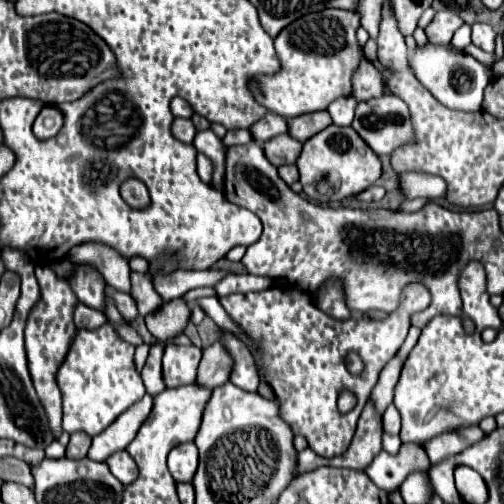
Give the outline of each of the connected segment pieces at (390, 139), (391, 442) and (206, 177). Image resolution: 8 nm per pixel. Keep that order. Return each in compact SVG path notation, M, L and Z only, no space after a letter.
M383 94L381 98L373 98L367 102L359 102L357 110L355 110L355 120L353 120L353 128L357 130L357 134L367 142L367 146L373 148L375 154L383 156L391 156L397 148L415 142L415 128L411 122L411 114L407 104L393 96L393 94Z
M385 434L385 436L383 436L383 450L385 450L385 452L389 452L389 454L399 454L399 448L401 448L399 436L391 436L391 434Z
M197 154L197 172L199 172L199 178L201 178L205 184L211 182L213 166L211 166L211 160L209 160L205 154Z

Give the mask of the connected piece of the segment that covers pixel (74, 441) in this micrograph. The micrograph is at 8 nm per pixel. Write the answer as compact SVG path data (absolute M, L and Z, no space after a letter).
M77 432L77 434L71 434L71 440L67 444L67 458L85 458L87 456L87 450L91 446L91 438L83 432Z

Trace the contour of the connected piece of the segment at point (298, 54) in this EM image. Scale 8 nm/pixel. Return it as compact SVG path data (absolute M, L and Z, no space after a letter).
M323 10L315 14L307 14L295 22L291 22L283 32L275 38L275 50L281 60L281 72L275 76L261 76L257 80L257 86L251 86L255 92L255 98L269 108L271 112L283 116L283 118L295 118L301 114L311 114L311 112L321 112L327 110L327 106L341 98L341 96L351 96L353 94L353 74L361 64L363 50L357 42L357 28L361 26L361 18L353 10Z

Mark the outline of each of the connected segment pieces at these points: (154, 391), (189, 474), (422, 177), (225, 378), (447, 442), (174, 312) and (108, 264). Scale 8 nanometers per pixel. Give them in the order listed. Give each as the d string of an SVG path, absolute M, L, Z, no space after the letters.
M153 344L151 350L149 350L147 364L145 364L145 368L141 370L143 384L145 384L145 388L147 388L147 392L149 392L151 396L157 396L159 392L165 390L163 376L161 376L161 356L163 356L163 346Z
M193 442L179 444L169 452L169 472L177 482L191 482L197 472L197 448Z
M403 172L399 186L405 194L405 198L413 200L413 198L443 198L447 194L447 184L445 180L441 180L439 176L427 176L421 172Z
M215 342L213 346L203 350L203 358L199 364L199 374L197 374L197 384L215 388L225 382L229 382L231 370L233 370L233 356L229 350L223 346L223 342Z
M485 418L485 420L479 422L479 426L463 428L459 432L449 432L449 434L443 434L443 436L437 436L437 438L429 440L425 444L425 452L427 452L429 460L431 460L431 464L439 464L445 458L457 456L465 448L473 446L475 442L485 438L485 434L493 432L495 428L497 428L495 418Z
M171 300L165 302L159 312L147 316L145 324L149 332L159 340L159 342L171 342L175 336L183 334L191 318L191 310L185 304L185 300Z
M85 242L85 244L77 244L69 250L69 256L73 260L73 264L91 264L95 266L105 282L109 286L113 286L119 292L127 292L131 294L131 284L129 284L129 264L127 258L123 258L117 250L113 250L107 244L101 242Z

